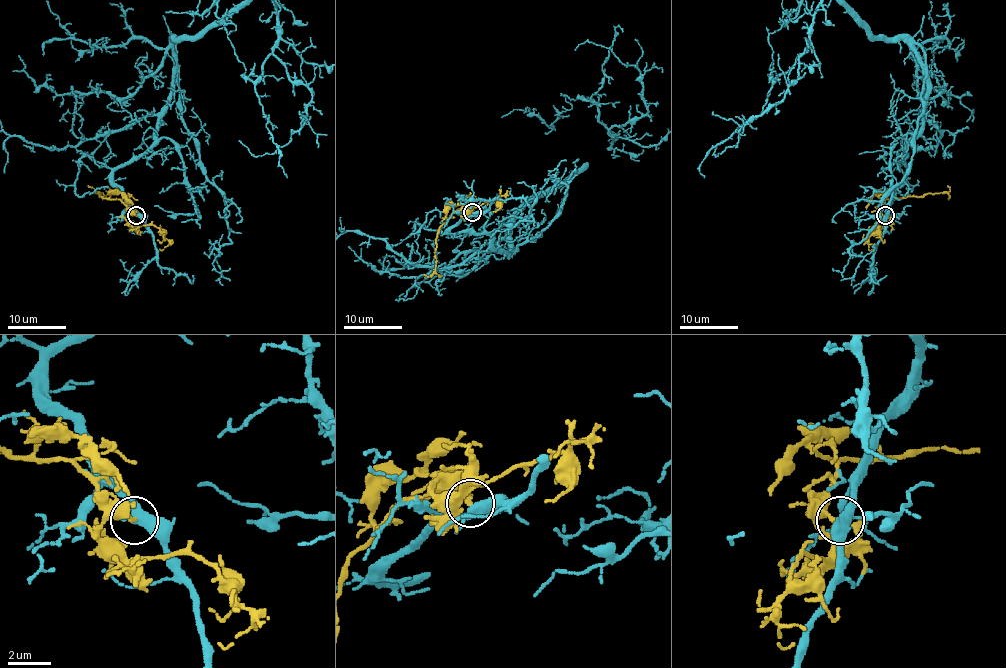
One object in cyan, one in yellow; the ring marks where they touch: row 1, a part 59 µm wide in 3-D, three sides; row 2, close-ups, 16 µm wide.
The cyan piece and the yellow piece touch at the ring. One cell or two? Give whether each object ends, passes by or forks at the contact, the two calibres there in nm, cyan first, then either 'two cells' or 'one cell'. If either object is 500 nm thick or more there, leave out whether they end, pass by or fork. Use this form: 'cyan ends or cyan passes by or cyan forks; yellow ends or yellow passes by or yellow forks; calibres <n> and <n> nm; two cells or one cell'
cyan forks; yellow ends; calibres 380 and 200 nm; two cells

